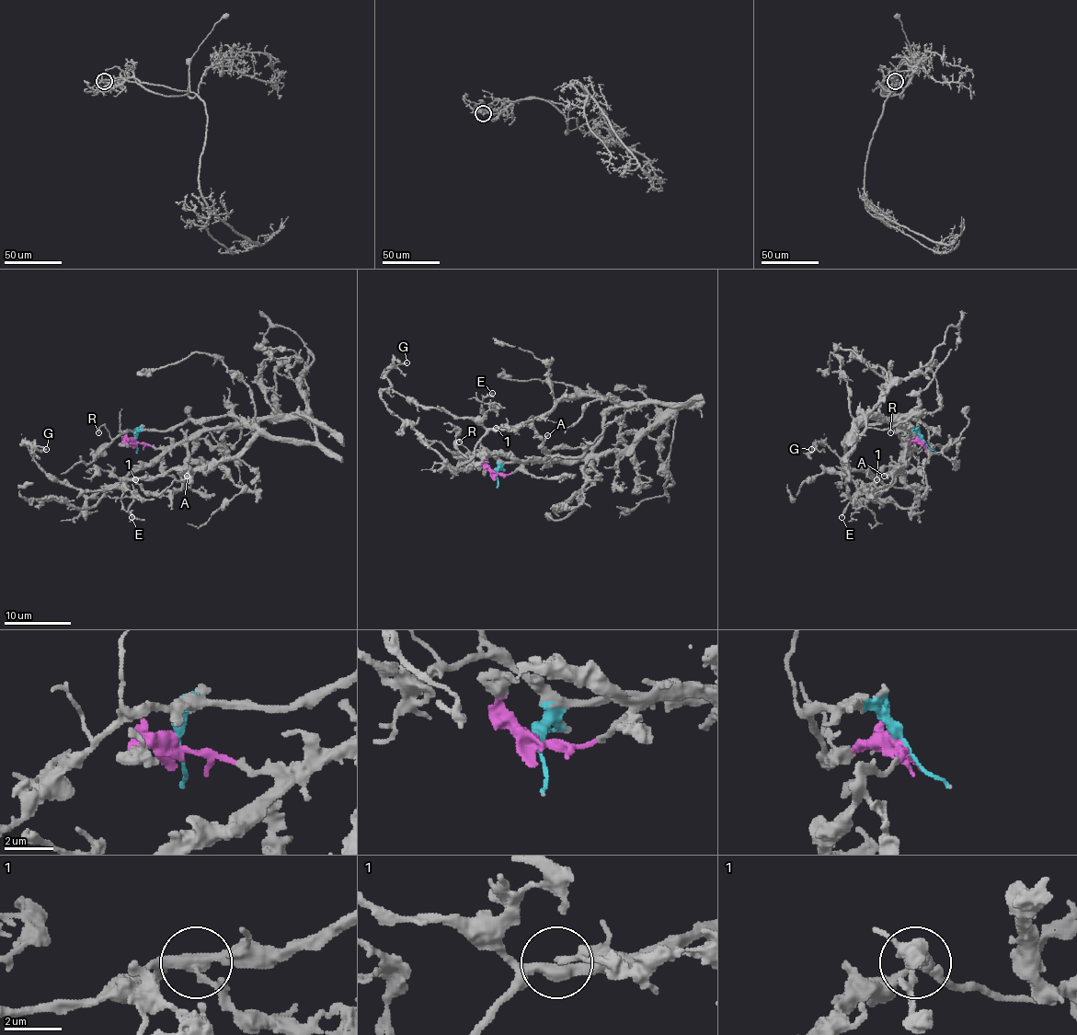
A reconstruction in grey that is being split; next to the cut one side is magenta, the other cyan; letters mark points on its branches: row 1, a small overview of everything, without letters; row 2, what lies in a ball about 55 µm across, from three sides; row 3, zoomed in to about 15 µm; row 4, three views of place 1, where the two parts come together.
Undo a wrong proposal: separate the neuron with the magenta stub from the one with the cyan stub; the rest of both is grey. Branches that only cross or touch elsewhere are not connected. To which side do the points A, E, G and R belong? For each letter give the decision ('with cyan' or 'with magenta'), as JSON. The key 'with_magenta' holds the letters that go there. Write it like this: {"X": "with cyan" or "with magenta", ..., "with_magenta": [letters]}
{"A": "with magenta", "E": "with cyan", "G": "with cyan", "R": "with cyan", "with_magenta": ["A"]}

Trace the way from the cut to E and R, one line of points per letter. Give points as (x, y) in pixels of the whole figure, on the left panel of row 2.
E: (135, 441), (143, 431), (230, 416), (257, 431), (236, 454), (196, 469), (125, 479), (122, 504), (132, 518)
R: (135, 441), (137, 431), (127, 431), (112, 439), (104, 426), (98, 432)

